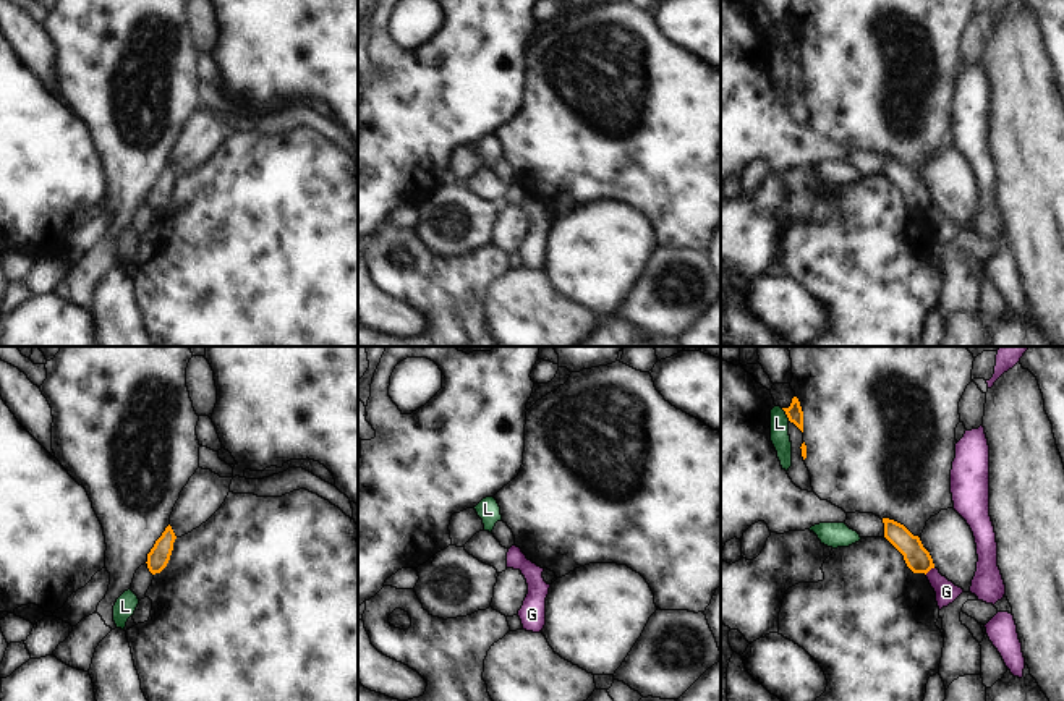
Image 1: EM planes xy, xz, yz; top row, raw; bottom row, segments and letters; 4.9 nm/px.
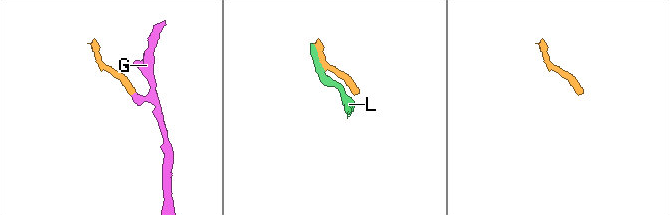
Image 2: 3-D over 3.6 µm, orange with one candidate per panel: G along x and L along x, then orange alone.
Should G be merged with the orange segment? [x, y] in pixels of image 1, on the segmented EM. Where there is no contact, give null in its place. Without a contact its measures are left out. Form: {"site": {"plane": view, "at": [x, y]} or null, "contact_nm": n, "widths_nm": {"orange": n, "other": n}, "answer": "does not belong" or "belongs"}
{"site": {"plane": "yz", "at": [928, 570]}, "contact_nm": 60, "widths_nm": {"orange": 120, "other": 110}, "answer": "does not belong"}

